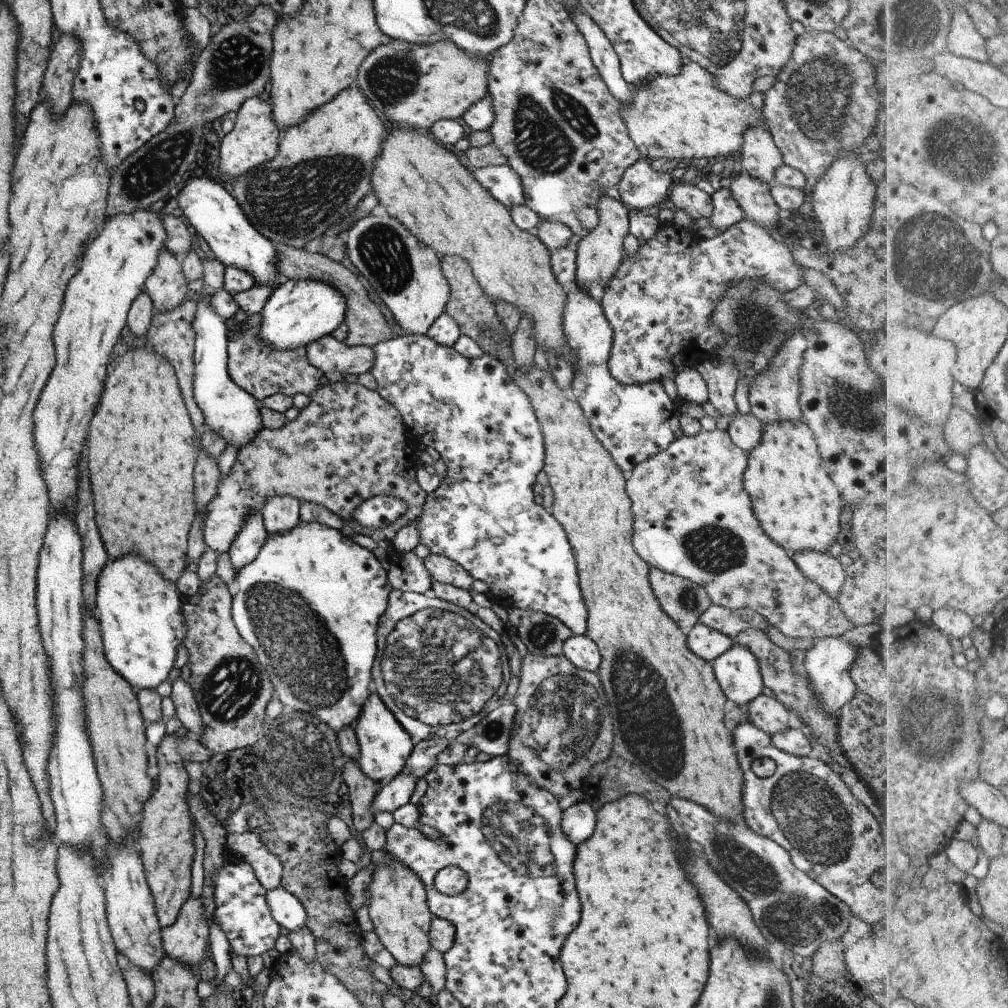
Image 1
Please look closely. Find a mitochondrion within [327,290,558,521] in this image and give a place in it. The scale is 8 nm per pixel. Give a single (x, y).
(487, 330)

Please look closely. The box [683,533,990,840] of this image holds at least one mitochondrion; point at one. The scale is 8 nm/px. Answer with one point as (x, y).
(929, 729)

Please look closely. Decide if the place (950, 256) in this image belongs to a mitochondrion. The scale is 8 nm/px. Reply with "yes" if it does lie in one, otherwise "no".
yes

